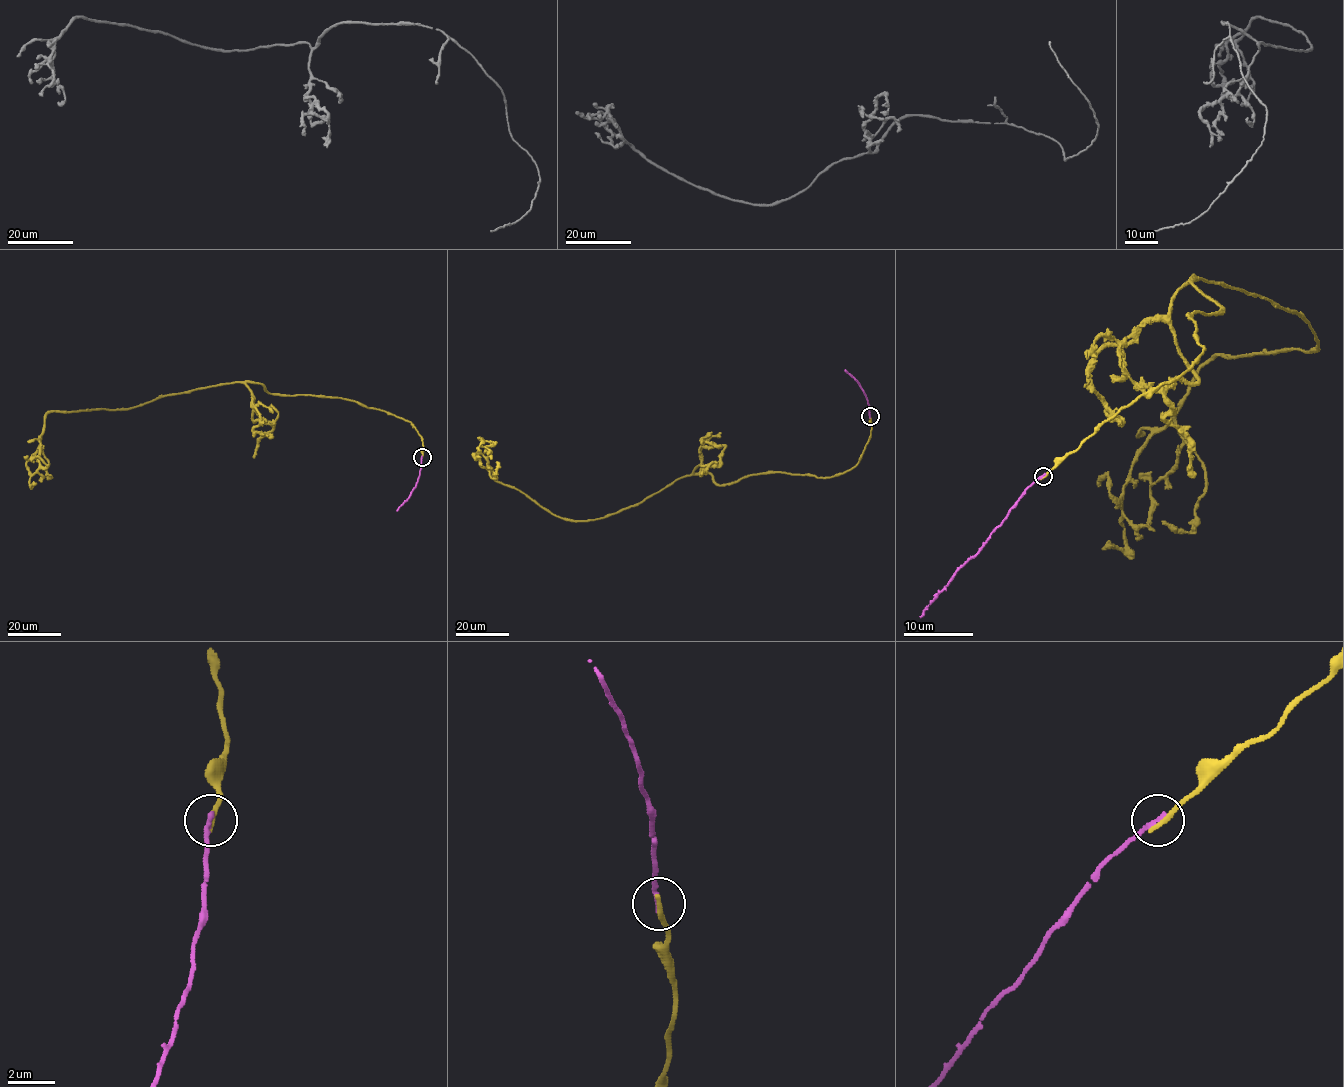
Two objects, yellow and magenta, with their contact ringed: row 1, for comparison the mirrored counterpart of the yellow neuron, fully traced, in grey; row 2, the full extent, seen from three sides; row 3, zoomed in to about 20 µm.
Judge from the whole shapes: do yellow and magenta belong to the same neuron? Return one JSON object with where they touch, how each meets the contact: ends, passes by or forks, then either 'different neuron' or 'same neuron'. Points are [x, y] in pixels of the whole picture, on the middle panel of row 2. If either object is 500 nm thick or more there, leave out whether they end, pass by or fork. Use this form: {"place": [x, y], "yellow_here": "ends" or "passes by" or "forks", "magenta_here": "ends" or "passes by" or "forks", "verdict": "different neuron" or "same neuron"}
{"place": [870, 416], "yellow_here": "ends", "magenta_here": "ends", "verdict": "different neuron"}

